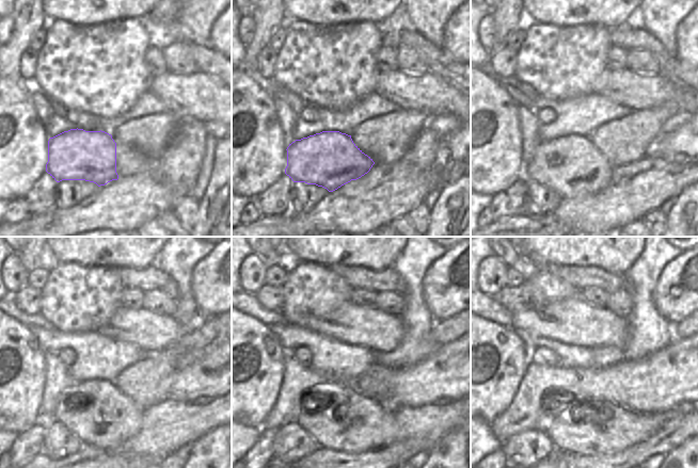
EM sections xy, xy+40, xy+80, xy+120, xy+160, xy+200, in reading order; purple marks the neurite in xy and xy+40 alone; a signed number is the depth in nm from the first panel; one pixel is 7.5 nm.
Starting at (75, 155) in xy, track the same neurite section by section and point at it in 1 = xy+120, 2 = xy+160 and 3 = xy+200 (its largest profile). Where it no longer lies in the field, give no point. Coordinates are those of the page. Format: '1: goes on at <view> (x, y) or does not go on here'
1: goes on at xy+120 (107, 418)
2: goes on at xy+160 (353, 422)
3: goes on at xy+200 (591, 426)

